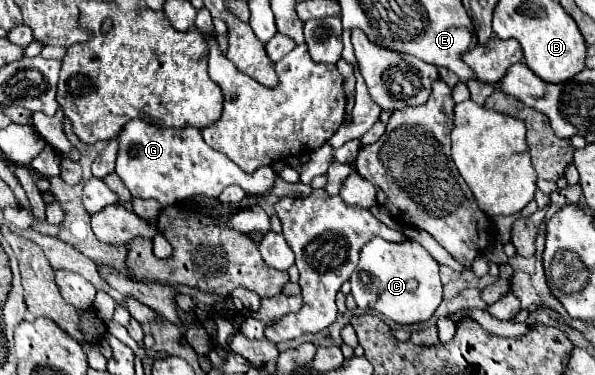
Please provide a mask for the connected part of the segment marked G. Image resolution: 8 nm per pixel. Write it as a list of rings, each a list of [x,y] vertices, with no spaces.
[[[131,119],[119,133],[115,171],[133,197],[155,199],[163,207],[193,195],[215,199],[229,185],[239,185],[245,193],[265,193],[275,181],[275,171],[271,167],[261,167],[255,173],[241,171],[229,157],[211,149],[195,127],[163,129],[155,123],[147,123],[145,119]]]

